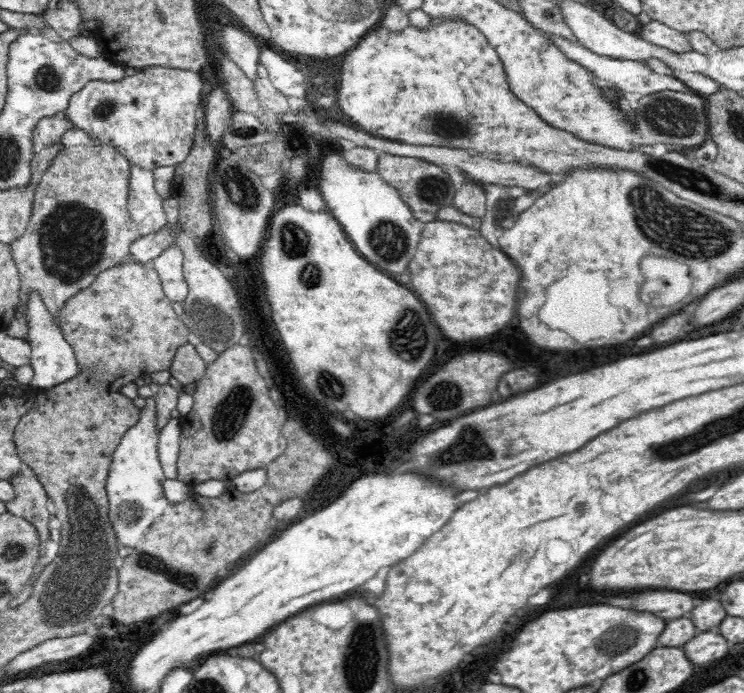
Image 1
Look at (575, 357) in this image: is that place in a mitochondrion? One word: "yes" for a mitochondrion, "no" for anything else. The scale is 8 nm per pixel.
no

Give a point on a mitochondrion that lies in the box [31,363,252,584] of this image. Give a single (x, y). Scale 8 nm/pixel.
(131, 514)

